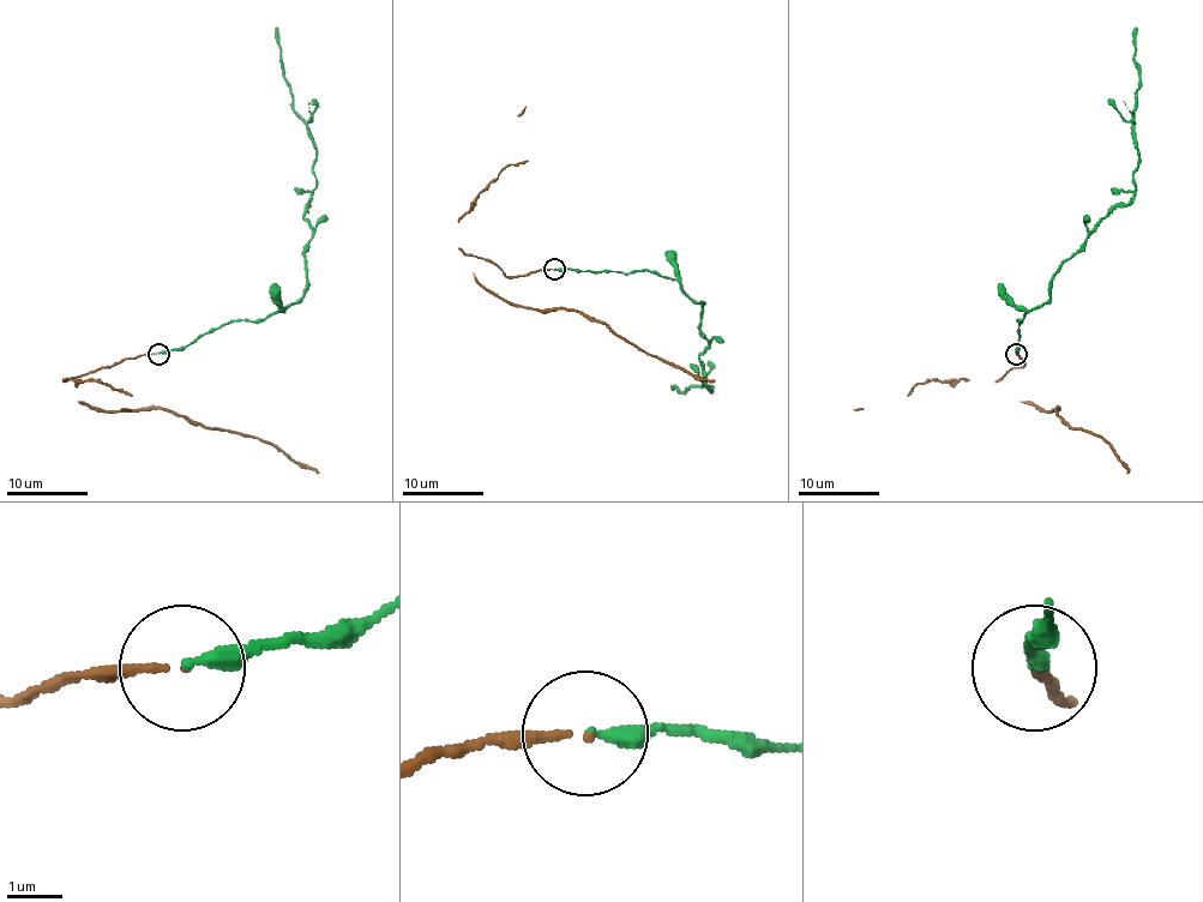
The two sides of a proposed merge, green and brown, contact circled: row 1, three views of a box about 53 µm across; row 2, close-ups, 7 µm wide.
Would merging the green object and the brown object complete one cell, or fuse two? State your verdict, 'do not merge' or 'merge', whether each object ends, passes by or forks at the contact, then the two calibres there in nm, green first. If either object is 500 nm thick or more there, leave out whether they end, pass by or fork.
do not merge; green ends there; brown ends there; 240 nm thick on the green side, 130 nm on the other

